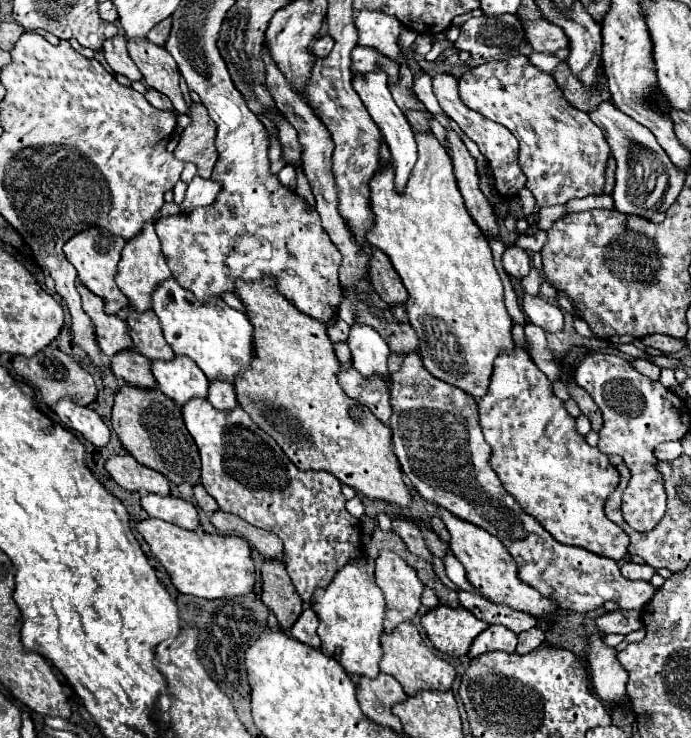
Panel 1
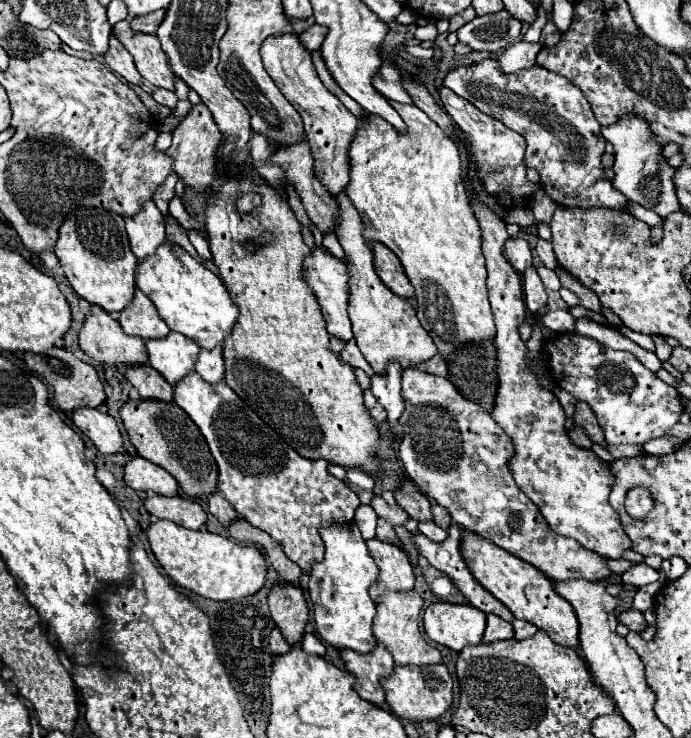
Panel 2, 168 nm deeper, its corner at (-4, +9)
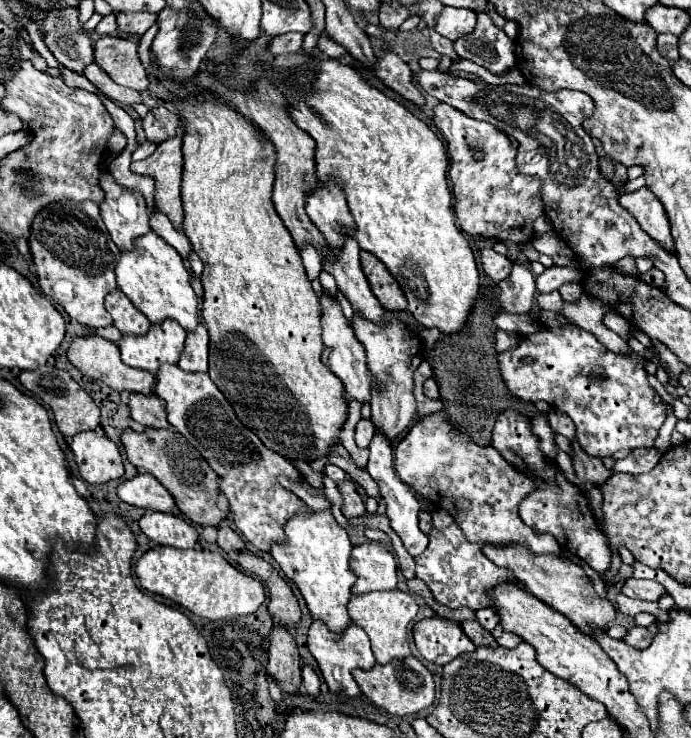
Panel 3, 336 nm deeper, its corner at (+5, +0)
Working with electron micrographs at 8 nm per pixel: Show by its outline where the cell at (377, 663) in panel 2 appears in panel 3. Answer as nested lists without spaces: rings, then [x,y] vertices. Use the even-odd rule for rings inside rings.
[[[313,622],[309,628],[307,646],[309,646],[313,658],[317,660],[321,674],[323,674],[323,680],[331,692],[341,692],[349,698],[361,696],[361,688],[357,686],[357,682],[353,678],[353,670],[371,670],[377,662],[371,652],[369,636],[359,626],[351,624],[345,630],[345,634],[331,634],[331,630],[327,630],[327,626],[323,626],[323,622]]]

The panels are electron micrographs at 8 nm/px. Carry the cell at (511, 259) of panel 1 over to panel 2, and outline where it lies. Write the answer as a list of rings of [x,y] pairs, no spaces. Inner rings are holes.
[[[506,239],[504,243],[504,255],[508,259],[508,263],[518,271],[526,271],[532,265],[532,255],[530,255],[530,247],[524,239]]]

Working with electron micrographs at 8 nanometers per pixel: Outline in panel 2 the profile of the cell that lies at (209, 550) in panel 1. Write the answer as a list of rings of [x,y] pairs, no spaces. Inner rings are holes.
[[[156,521],[148,529],[150,549],[166,575],[180,587],[212,601],[232,601],[258,593],[266,581],[266,561],[254,545],[240,545],[206,529],[190,531],[172,521]]]

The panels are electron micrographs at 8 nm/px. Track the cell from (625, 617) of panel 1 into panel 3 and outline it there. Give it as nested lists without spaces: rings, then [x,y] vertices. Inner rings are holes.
[[[633,626],[627,636],[623,638],[627,644],[631,644],[633,648],[647,648],[651,644],[651,634],[647,632],[647,628],[641,628],[641,626]]]

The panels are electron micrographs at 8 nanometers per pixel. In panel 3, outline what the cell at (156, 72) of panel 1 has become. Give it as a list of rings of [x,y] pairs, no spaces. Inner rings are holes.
[[[103,36],[95,42],[95,62],[111,74],[111,78],[127,88],[145,92],[149,78],[137,56],[137,42],[131,38]]]

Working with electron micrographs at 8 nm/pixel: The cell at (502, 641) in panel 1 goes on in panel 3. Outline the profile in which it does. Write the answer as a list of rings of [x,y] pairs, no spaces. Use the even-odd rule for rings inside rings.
[[[471,620],[471,622],[463,622],[463,632],[473,640],[475,646],[489,646],[489,648],[495,648],[499,646],[497,640],[491,636],[491,632],[487,632],[477,620]]]

